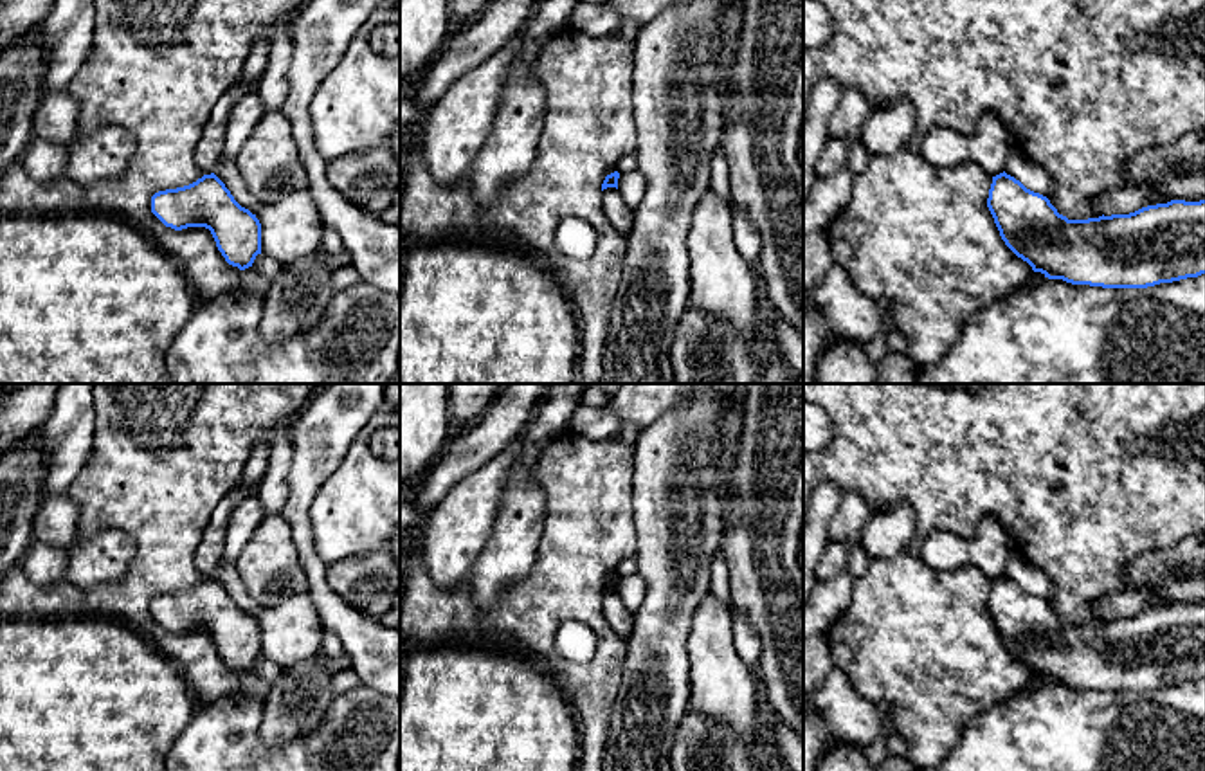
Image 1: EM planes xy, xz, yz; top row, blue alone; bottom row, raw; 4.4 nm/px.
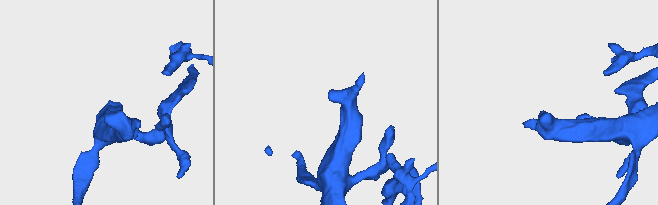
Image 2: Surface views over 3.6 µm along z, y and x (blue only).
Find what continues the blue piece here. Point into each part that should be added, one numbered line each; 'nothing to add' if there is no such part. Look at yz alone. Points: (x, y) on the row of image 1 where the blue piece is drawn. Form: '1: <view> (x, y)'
nothing to add

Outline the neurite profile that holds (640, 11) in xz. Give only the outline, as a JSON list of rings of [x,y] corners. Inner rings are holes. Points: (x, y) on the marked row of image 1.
[[[607,0],[625,20],[639,27],[650,23],[661,11],[670,7],[675,0]]]

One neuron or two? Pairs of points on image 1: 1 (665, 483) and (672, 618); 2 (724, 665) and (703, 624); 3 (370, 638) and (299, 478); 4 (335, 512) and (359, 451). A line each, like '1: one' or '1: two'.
1: one
2: one
3: one
4: one

